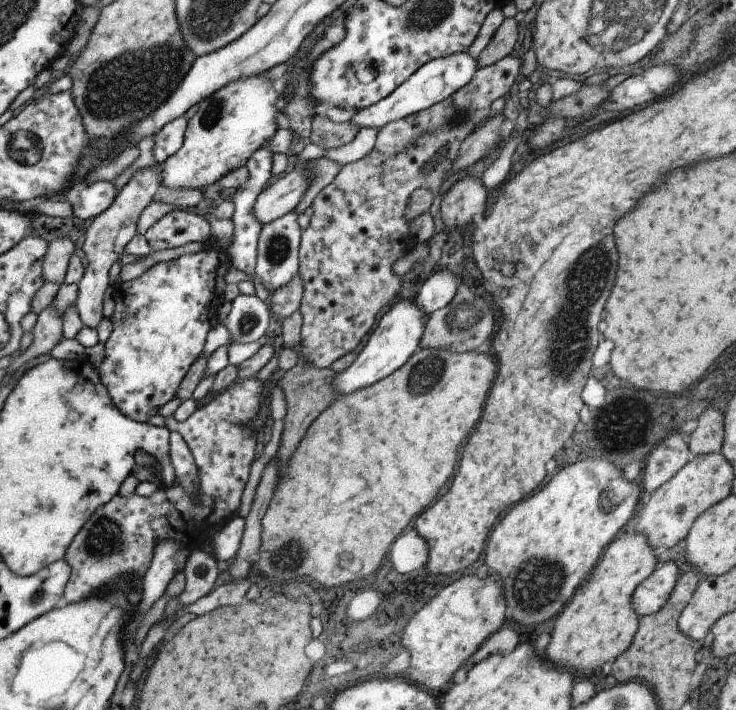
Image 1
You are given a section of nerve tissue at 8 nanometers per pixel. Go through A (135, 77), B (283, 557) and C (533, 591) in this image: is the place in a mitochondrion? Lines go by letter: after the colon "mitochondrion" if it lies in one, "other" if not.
A: mitochondrion
B: mitochondrion
C: mitochondrion

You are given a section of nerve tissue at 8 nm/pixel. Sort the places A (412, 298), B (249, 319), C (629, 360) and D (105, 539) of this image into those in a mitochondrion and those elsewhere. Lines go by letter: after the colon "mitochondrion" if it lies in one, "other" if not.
A: other
B: mitochondrion
C: other
D: mitochondrion

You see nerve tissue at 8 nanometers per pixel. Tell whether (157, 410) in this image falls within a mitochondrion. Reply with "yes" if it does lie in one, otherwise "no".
no

